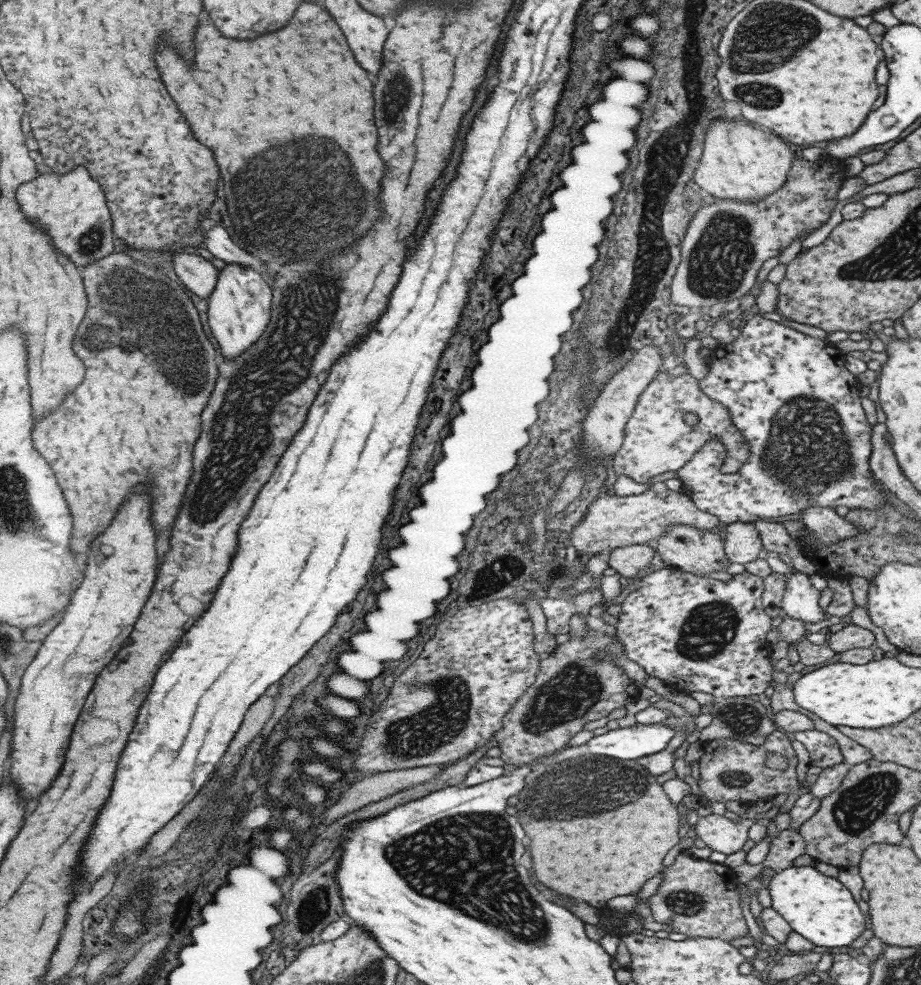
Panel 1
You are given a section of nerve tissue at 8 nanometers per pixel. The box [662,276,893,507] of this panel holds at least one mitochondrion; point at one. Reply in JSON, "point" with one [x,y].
{"point":[808,451]}

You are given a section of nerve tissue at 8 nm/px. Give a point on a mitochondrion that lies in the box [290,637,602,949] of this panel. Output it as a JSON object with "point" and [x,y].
{"point":[421,732]}

